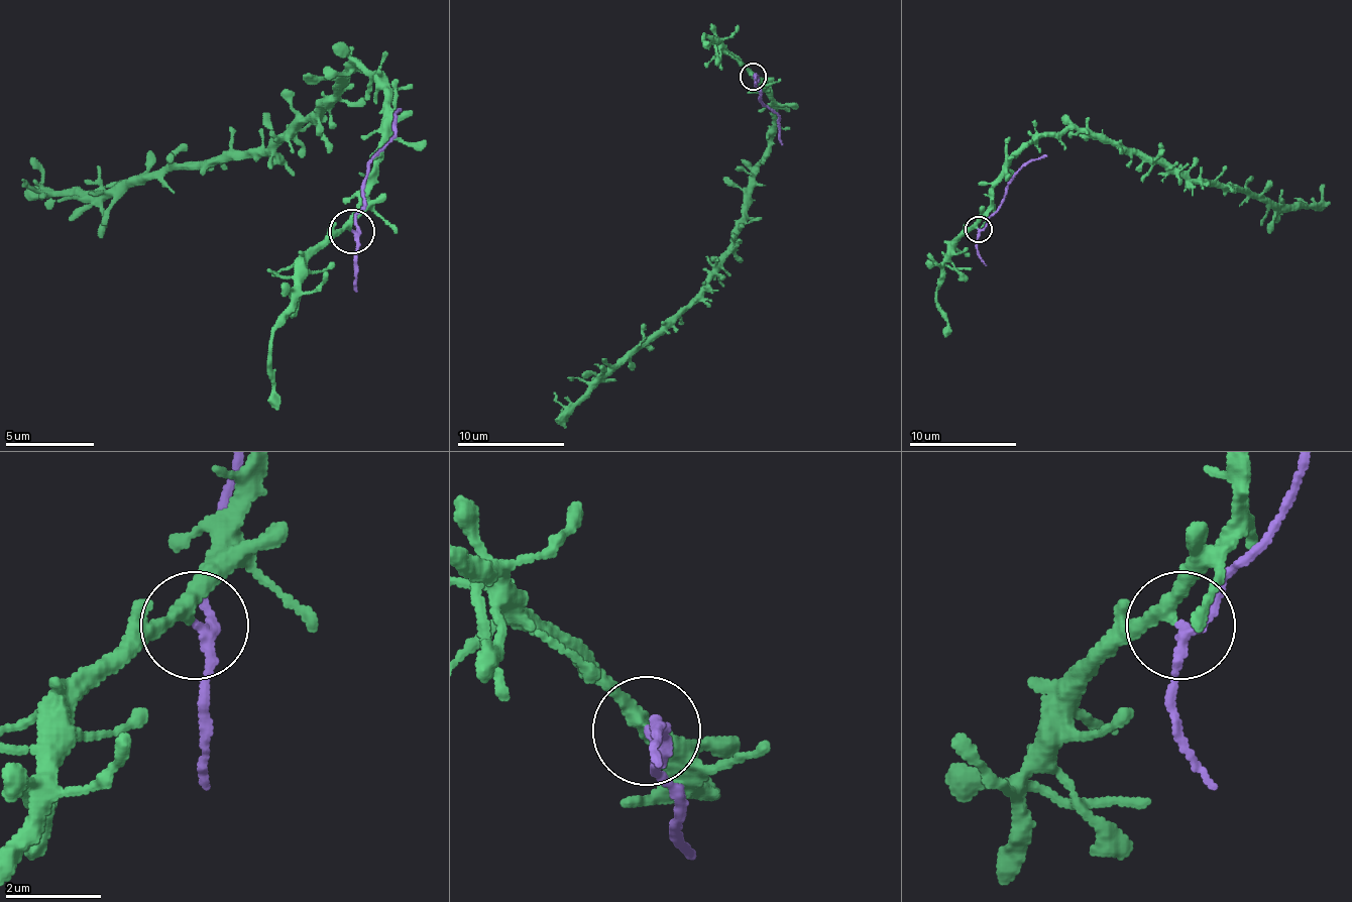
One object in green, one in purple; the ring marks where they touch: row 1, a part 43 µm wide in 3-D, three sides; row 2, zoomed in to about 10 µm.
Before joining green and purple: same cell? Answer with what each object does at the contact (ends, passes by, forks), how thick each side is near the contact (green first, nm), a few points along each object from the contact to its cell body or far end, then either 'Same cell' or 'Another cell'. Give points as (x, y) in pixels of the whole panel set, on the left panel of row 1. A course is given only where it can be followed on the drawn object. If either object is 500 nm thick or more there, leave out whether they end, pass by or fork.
At the ring green passes by. At the ring purple passes by. Thickness 300 nm (green) against 180 nm. Course of green: (353, 230), (384, 114), (379, 79), (362, 65), (263, 149), (170, 163), (108, 190), (49, 190), (31, 158). Course of purple: (353, 230), (357, 230), (366, 163), (392, 136), (402, 110). Another cell

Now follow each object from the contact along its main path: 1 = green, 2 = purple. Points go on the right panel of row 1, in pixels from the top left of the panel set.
1: (978, 228), (994, 180), (1013, 158), (1075, 129), (1279, 204), (1317, 204), (1320, 186)
2: (978, 228), (983, 228), (999, 207), (1005, 188), (1018, 172), (1047, 155)

